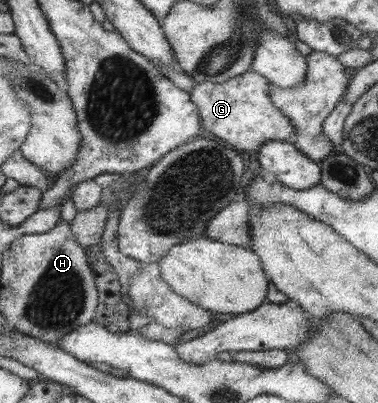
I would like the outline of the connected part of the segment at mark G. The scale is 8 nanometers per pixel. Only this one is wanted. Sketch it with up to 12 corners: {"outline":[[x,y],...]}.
{"outline":[[251,69],[189,90],[202,126],[235,150],[290,141],[291,120]]}

